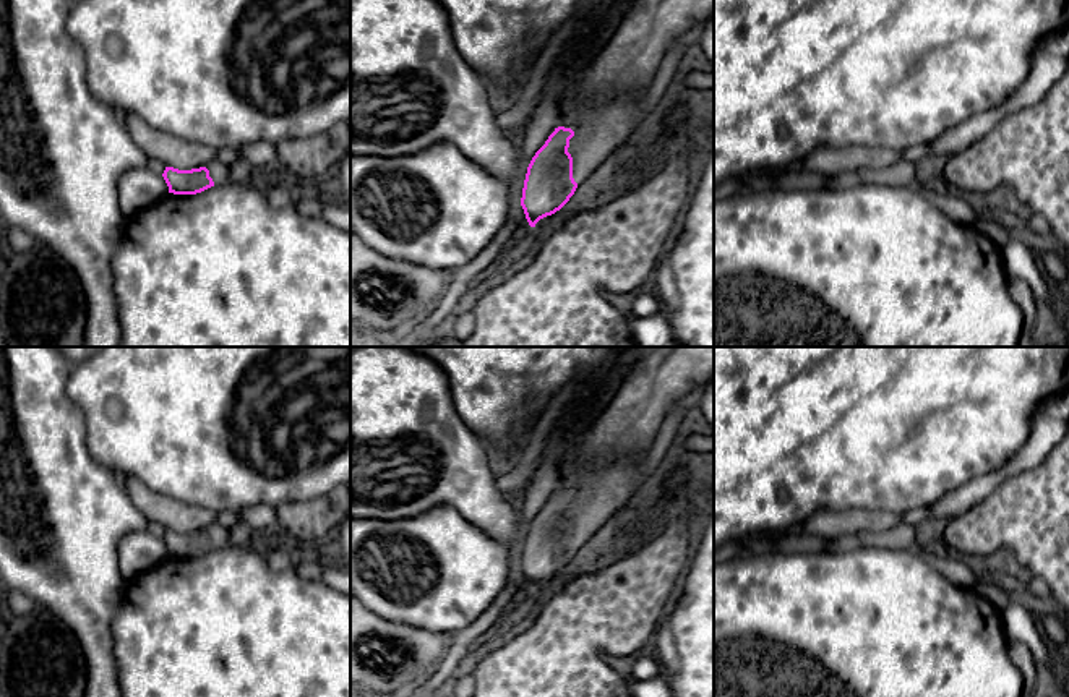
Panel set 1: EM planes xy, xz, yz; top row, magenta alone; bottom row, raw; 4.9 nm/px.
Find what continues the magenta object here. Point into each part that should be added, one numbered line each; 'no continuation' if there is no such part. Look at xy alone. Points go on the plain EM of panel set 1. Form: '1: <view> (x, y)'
1: xy (219, 535)

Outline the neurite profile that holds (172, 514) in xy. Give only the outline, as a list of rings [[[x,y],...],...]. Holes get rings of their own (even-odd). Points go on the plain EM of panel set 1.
[[[122,477],[122,481],[135,507],[165,530],[191,533],[217,524],[213,511],[159,494],[136,477]]]

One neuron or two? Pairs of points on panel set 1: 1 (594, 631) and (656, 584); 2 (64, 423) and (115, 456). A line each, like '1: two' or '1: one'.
1: one
2: two

